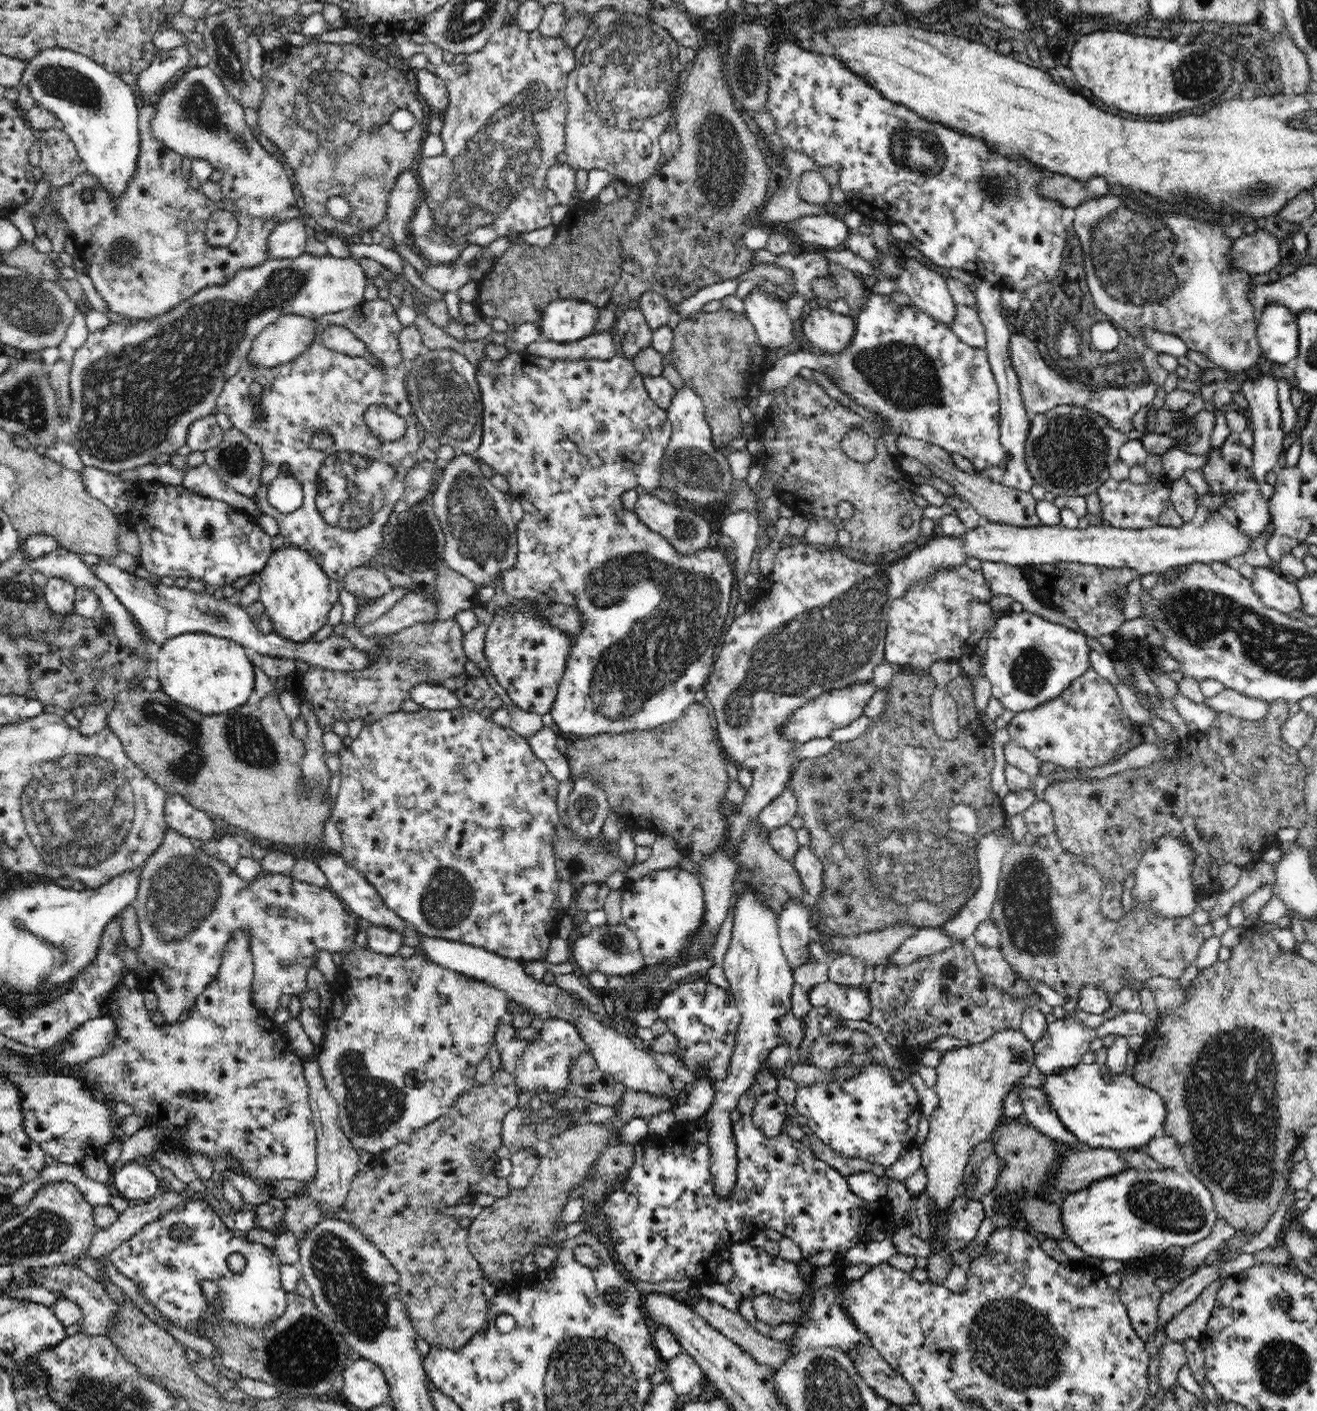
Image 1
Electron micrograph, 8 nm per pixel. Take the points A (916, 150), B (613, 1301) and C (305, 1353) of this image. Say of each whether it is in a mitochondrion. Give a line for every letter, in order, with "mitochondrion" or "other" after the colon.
A: mitochondrion
B: other
C: mitochondrion

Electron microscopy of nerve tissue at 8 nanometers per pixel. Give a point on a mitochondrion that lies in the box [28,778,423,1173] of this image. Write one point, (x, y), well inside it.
(182, 893)

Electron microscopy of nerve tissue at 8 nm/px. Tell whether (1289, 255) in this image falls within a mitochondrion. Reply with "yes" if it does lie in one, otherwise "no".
no

